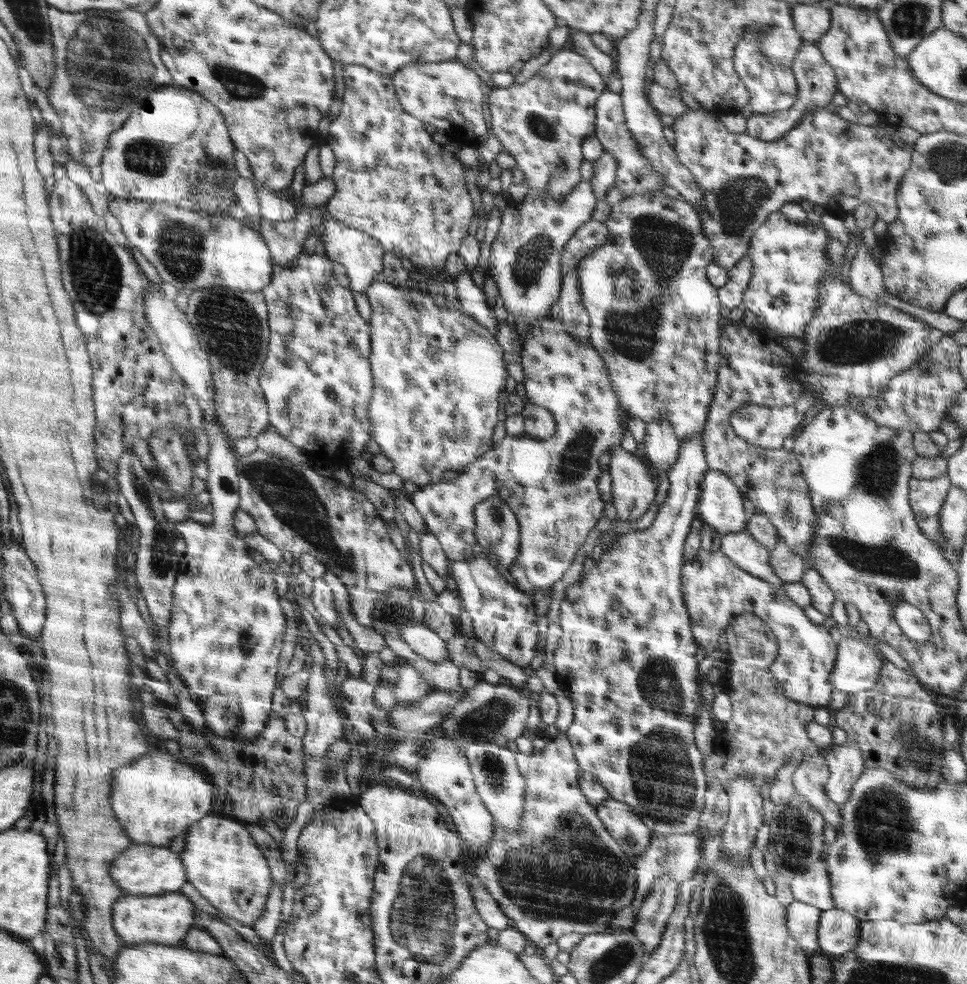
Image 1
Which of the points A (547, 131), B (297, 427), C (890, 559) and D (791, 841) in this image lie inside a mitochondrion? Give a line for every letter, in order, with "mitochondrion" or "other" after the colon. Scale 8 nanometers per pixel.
A: mitochondrion
B: other
C: mitochondrion
D: mitochondrion

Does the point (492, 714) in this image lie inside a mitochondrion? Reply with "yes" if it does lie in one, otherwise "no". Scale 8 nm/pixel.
yes

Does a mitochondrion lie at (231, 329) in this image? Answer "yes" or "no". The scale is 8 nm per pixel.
yes

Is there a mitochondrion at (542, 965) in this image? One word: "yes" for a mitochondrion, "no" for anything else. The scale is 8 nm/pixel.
no

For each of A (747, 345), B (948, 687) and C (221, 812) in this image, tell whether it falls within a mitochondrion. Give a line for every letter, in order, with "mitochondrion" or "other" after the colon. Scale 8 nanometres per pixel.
A: other
B: other
C: other

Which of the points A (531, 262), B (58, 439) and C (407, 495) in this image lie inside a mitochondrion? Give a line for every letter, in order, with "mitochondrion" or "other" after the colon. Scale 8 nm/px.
A: mitochondrion
B: other
C: other

